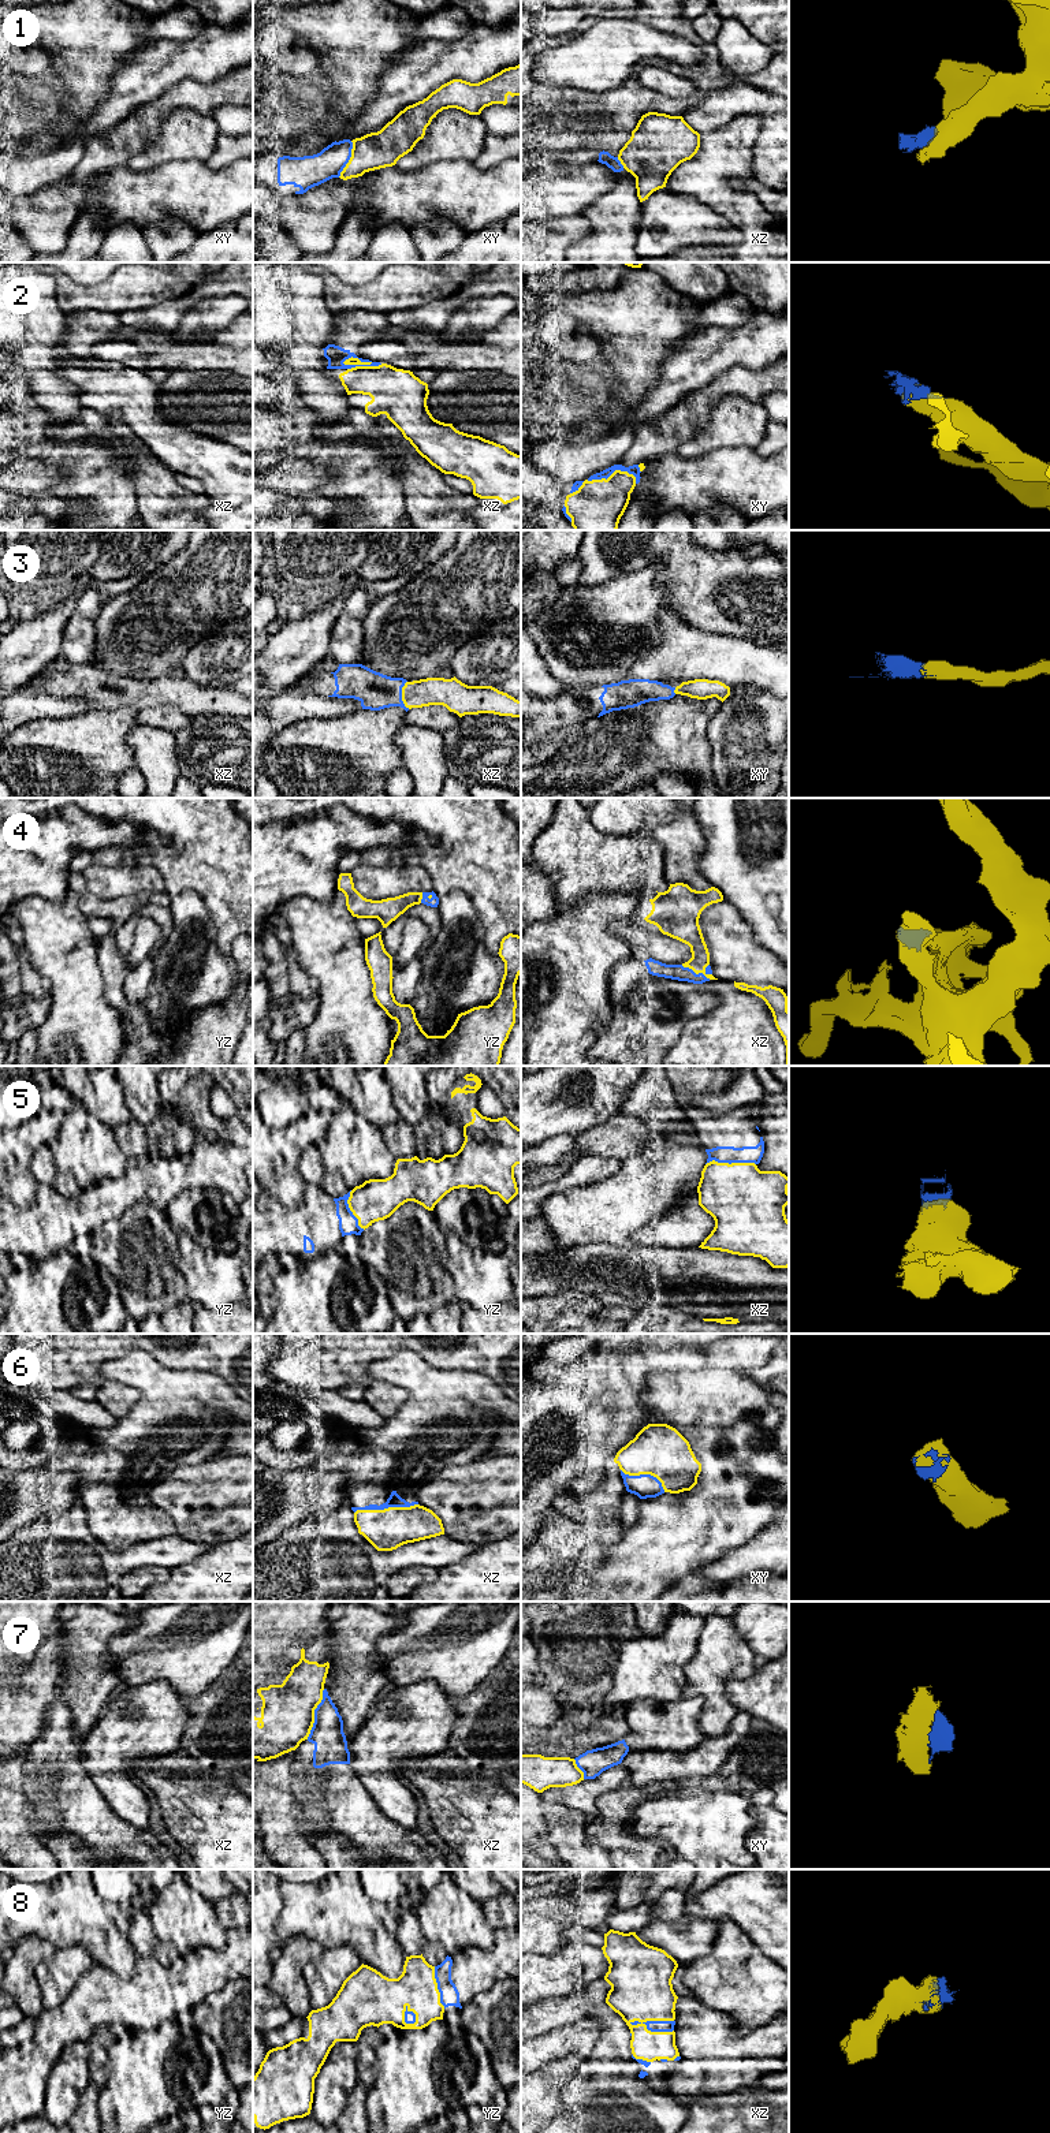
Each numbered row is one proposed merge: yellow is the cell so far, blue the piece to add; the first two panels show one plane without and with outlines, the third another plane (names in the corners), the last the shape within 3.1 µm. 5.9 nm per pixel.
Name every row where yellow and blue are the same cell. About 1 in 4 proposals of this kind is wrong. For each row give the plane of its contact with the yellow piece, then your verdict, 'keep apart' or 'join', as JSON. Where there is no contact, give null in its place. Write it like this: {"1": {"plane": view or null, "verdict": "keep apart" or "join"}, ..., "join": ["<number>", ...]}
{"1": {"plane": "xy", "verdict": "keep apart"}, "2": {"plane": "xz", "verdict": "join"}, "3": {"plane": "xz", "verdict": "join"}, "4": {"plane": "xz", "verdict": "join"}, "5": {"plane": "xz", "verdict": "join"}, "6": {"plane": "xz", "verdict": "join"}, "7": {"plane": "xz", "verdict": "keep apart"}, "8": {"plane": "xz", "verdict": "join"}, "join": ["2", "3", "4", "5", "6", "8"]}

